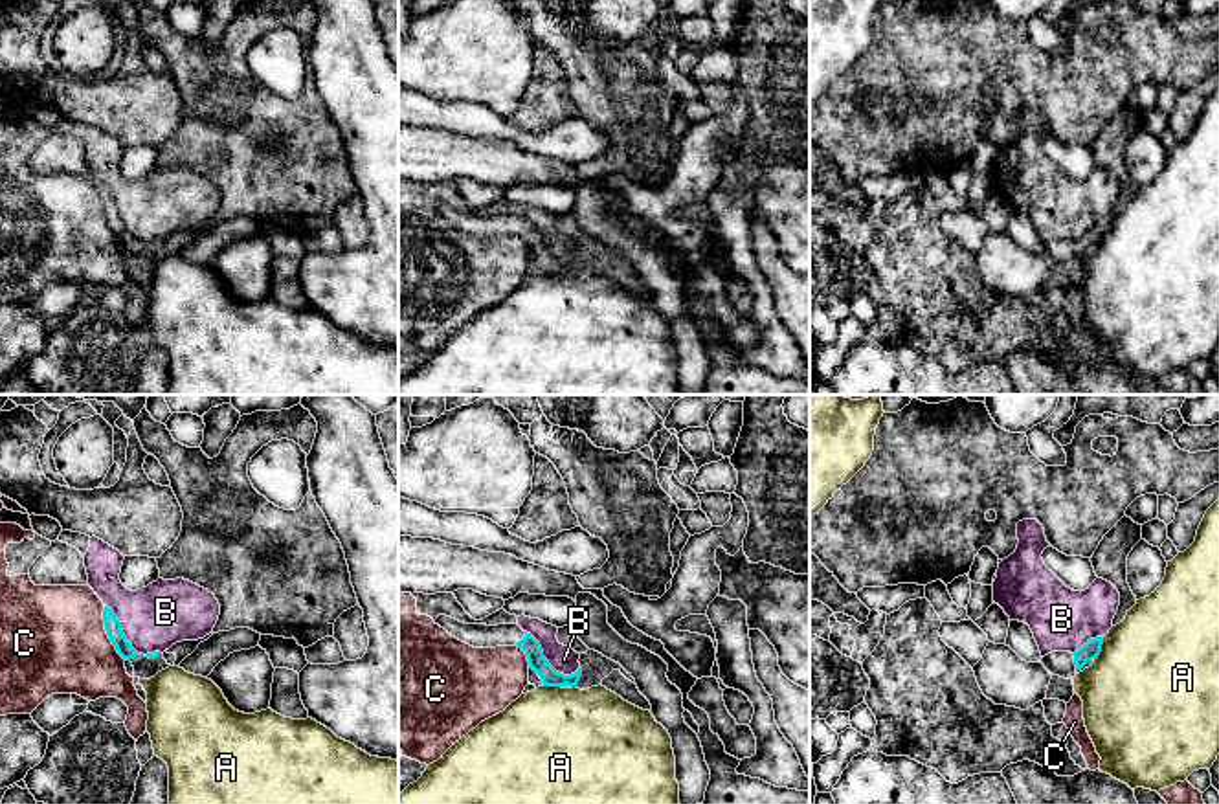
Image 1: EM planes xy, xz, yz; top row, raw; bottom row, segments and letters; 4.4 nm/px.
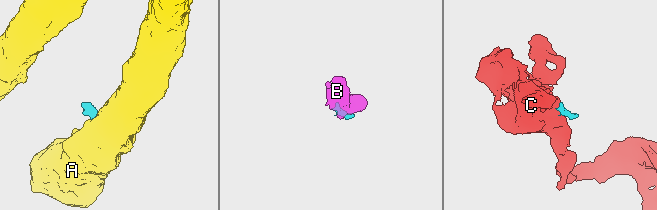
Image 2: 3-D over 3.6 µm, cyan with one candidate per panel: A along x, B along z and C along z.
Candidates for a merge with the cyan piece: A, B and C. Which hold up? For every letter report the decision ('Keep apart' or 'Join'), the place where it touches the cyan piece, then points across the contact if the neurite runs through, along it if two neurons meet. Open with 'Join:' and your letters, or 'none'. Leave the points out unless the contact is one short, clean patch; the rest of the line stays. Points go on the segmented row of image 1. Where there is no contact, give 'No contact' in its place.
Join: none
A: Keep apart. Touches cyan at yz (1100, 648). Boundary: yz (1104, 637), (1102, 650), (1095, 659)
B: Keep apart. Touches cyan at xy (125, 639). Boundary: xy (105, 604), (120, 623), (125, 639), (138, 652), (160, 652)
C: Keep apart. Touches cyan at xy (107, 634). Boundary: xy (103, 606), (105, 634), (123, 659)

